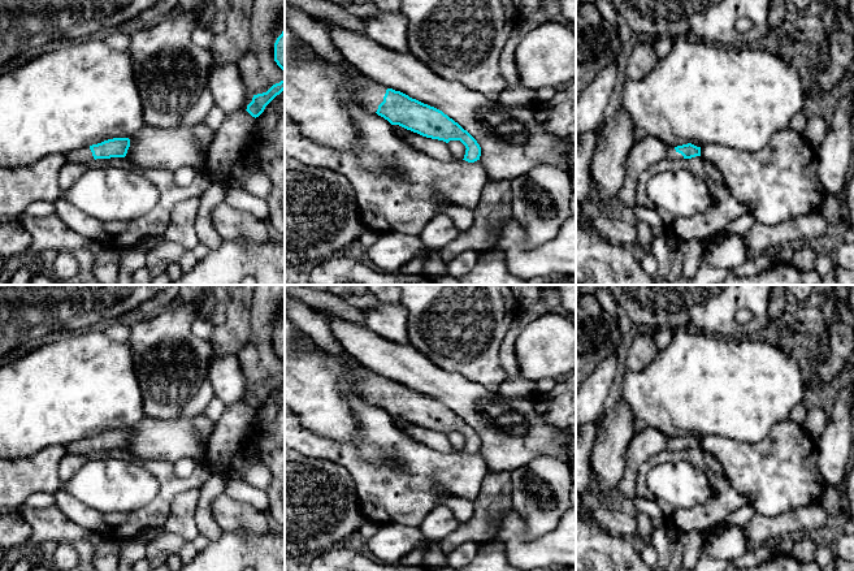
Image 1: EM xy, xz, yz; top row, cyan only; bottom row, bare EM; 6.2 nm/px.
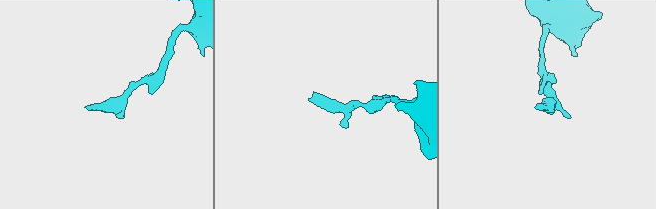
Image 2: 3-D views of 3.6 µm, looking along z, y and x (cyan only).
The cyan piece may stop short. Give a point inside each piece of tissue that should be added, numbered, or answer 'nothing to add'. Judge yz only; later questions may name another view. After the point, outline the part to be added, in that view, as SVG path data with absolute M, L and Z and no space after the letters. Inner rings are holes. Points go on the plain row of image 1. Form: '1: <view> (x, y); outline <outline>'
1: yz (672, 445); outline M675 438L668 440L667 449L671 451L679 451L679 453L685 451L684 447L675 441Z

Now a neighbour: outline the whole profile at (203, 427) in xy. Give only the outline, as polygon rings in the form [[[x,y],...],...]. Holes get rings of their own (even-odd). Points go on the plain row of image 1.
[[[200,414],[191,420],[198,440],[201,445],[205,445],[213,433],[214,423],[209,420],[204,414]]]

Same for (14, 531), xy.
[[[17,512],[0,515],[0,549],[9,550],[32,536],[31,525]]]

